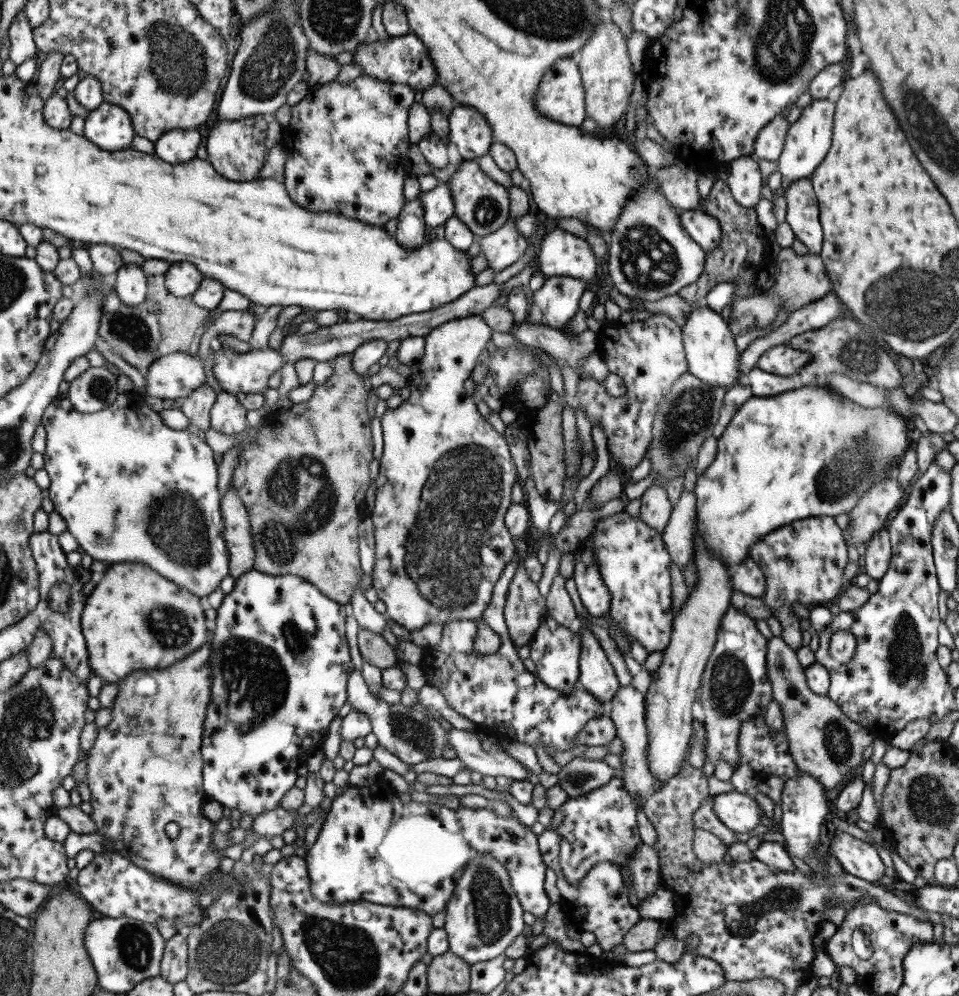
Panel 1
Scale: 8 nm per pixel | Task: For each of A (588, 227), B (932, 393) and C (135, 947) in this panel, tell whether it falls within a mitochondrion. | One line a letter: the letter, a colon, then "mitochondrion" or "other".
A: other
B: other
C: mitochondrion

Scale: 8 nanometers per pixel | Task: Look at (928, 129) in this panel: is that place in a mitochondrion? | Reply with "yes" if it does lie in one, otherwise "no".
yes

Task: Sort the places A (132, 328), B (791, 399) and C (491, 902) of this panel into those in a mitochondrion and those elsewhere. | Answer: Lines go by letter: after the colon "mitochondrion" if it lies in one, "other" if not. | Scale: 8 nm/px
A: mitochondrion
B: other
C: mitochondrion

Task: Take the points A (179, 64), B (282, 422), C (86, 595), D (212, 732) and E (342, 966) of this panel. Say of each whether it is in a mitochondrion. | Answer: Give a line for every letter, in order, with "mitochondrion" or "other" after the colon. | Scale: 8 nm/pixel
A: mitochondrion
B: other
C: other
D: other
E: mitochondrion

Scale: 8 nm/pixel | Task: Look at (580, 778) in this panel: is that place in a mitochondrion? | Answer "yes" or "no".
yes

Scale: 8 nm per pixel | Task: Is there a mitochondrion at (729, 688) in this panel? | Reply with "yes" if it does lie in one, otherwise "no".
yes

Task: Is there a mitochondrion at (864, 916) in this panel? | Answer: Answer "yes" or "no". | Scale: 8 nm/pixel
no

